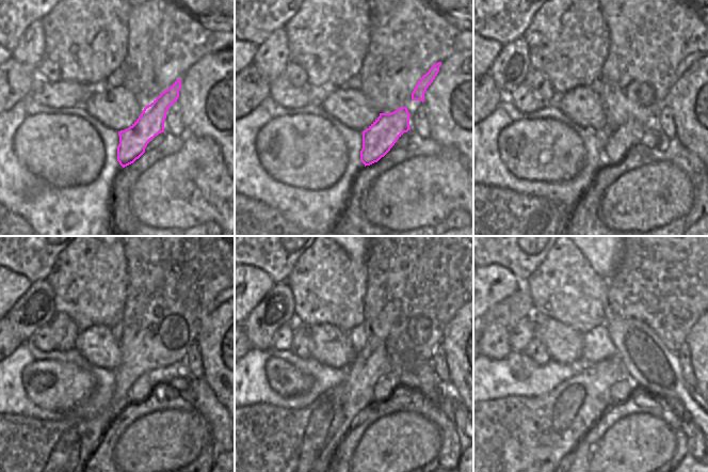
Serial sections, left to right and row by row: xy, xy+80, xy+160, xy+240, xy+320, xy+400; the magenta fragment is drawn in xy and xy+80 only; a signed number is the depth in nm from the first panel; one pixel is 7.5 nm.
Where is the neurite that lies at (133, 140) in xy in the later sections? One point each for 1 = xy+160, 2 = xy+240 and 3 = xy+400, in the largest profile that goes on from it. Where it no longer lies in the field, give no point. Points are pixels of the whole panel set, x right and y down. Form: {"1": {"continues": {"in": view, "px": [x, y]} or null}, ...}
{"1": {"continues": {"in": "xy+160", "px": [616, 142]}}, "2": {"continues": {"in": "xy+240", "px": [141, 388]}}, "3": {"continues": {"in": "xy+400", "px": [621, 392]}}}

